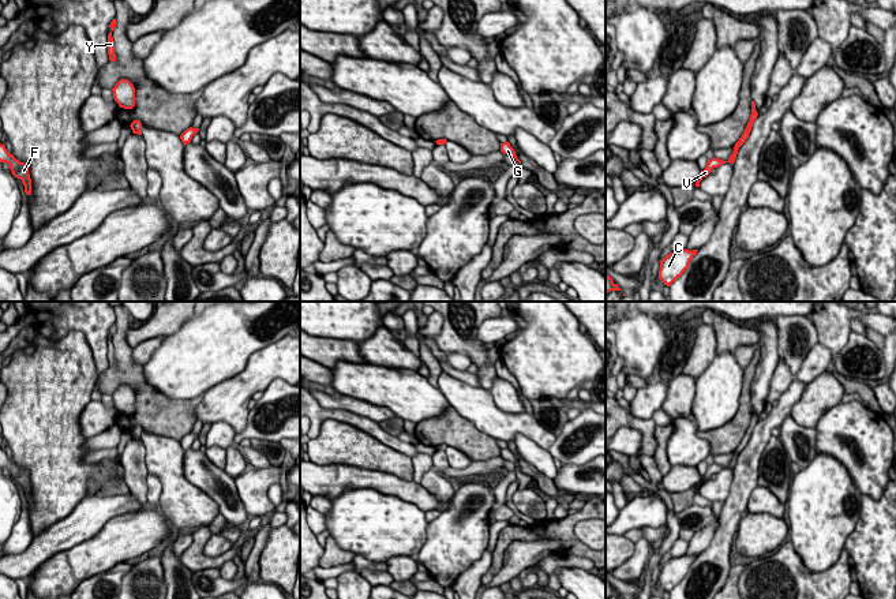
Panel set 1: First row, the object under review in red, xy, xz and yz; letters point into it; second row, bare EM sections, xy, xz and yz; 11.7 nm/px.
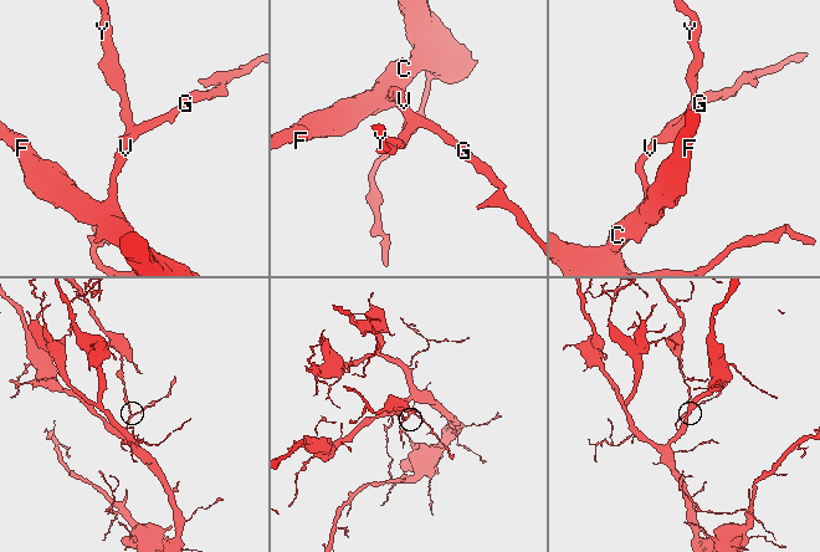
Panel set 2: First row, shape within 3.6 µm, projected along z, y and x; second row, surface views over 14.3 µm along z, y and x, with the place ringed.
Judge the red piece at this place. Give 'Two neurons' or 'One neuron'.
Two neurons

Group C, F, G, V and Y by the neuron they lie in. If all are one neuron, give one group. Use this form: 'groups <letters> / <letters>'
groups C F G V / Y

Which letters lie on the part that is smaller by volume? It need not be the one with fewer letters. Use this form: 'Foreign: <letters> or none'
Foreign: Y

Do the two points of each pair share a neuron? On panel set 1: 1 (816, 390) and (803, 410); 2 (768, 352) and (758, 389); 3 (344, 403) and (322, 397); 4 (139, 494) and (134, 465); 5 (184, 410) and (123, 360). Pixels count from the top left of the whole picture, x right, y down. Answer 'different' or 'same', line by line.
1: same
2: same
3: same
4: same
5: same

